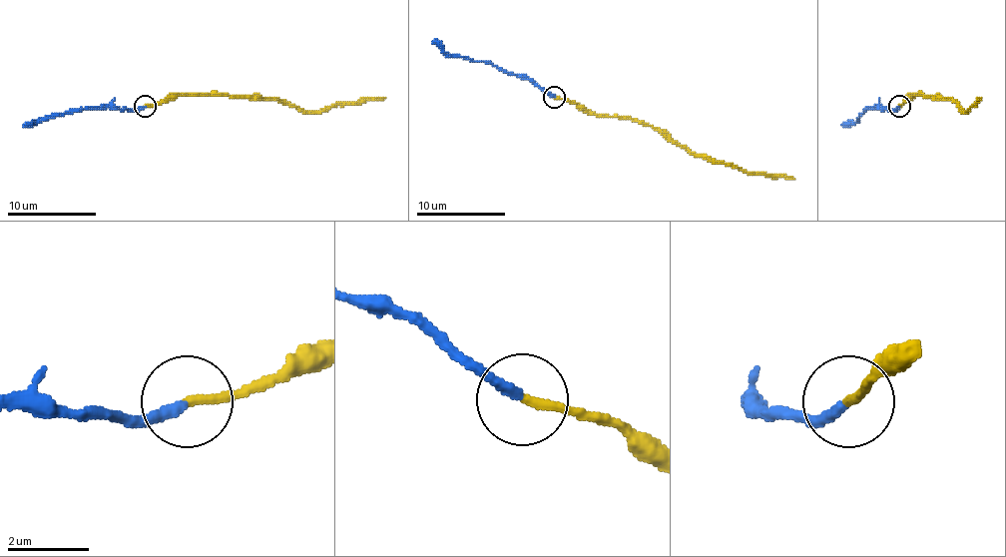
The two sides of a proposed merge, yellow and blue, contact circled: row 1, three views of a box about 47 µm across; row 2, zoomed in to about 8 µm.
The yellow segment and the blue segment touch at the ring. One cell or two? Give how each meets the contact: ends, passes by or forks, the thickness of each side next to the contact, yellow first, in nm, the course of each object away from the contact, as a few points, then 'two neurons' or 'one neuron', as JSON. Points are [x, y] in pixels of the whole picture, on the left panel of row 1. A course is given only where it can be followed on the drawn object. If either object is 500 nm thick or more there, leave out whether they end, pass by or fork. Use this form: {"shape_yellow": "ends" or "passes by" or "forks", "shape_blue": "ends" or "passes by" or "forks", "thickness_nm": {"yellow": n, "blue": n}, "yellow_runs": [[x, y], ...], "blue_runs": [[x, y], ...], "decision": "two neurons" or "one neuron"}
{"shape_yellow": "ends", "shape_blue": "ends", "thickness_nm": {"yellow": 240, "blue": 240}, "yellow_runs": [[145, 107], [188, 96], [250, 96], [278, 98], [305, 111], [323, 111], [338, 102], [385, 98]], "blue_runs": [[145, 107], [88, 107], [39, 118], [23, 127]], "decision": "one neuron"}

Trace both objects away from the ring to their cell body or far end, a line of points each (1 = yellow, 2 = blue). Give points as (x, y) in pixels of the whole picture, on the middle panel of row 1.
1: (554, 97), (575, 101), (597, 115), (630, 117), (659, 128), (715, 161), (733, 164), (748, 172), (794, 179)
2: (554, 97), (528, 79), (483, 61), (448, 57), (432, 41)

